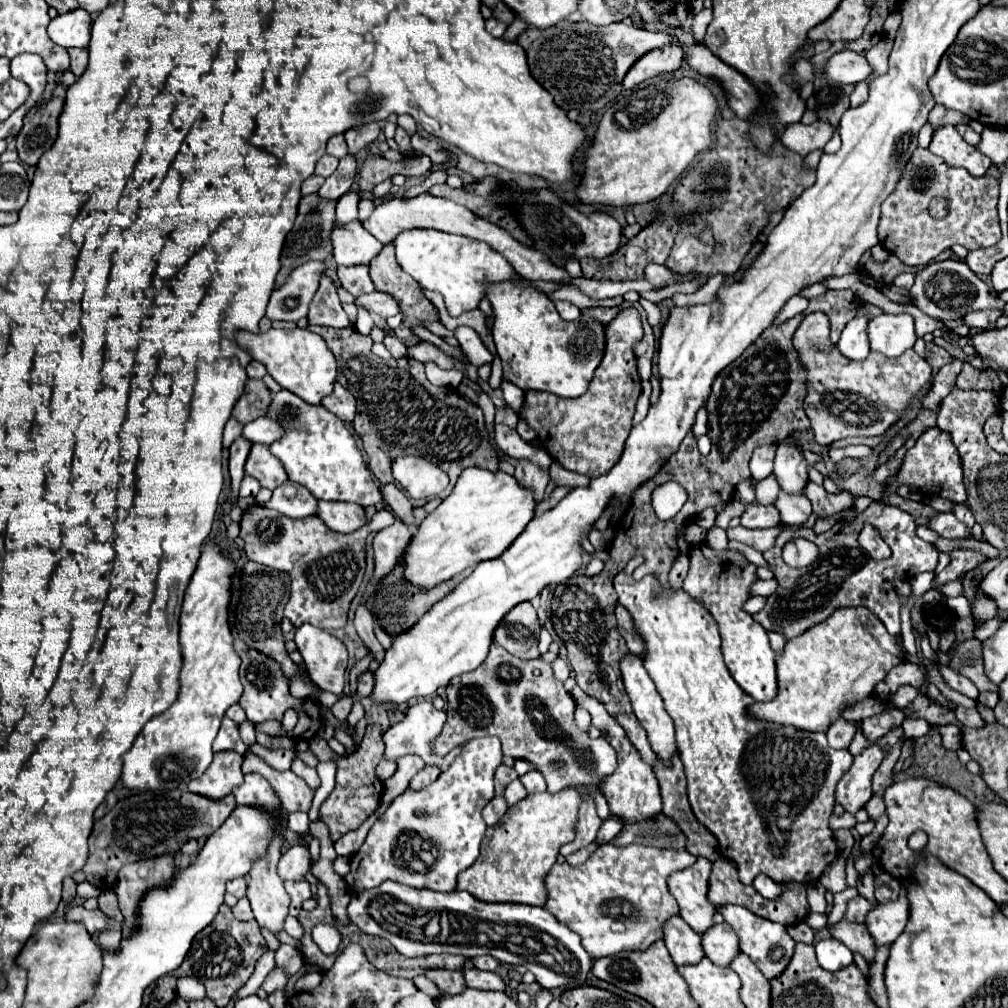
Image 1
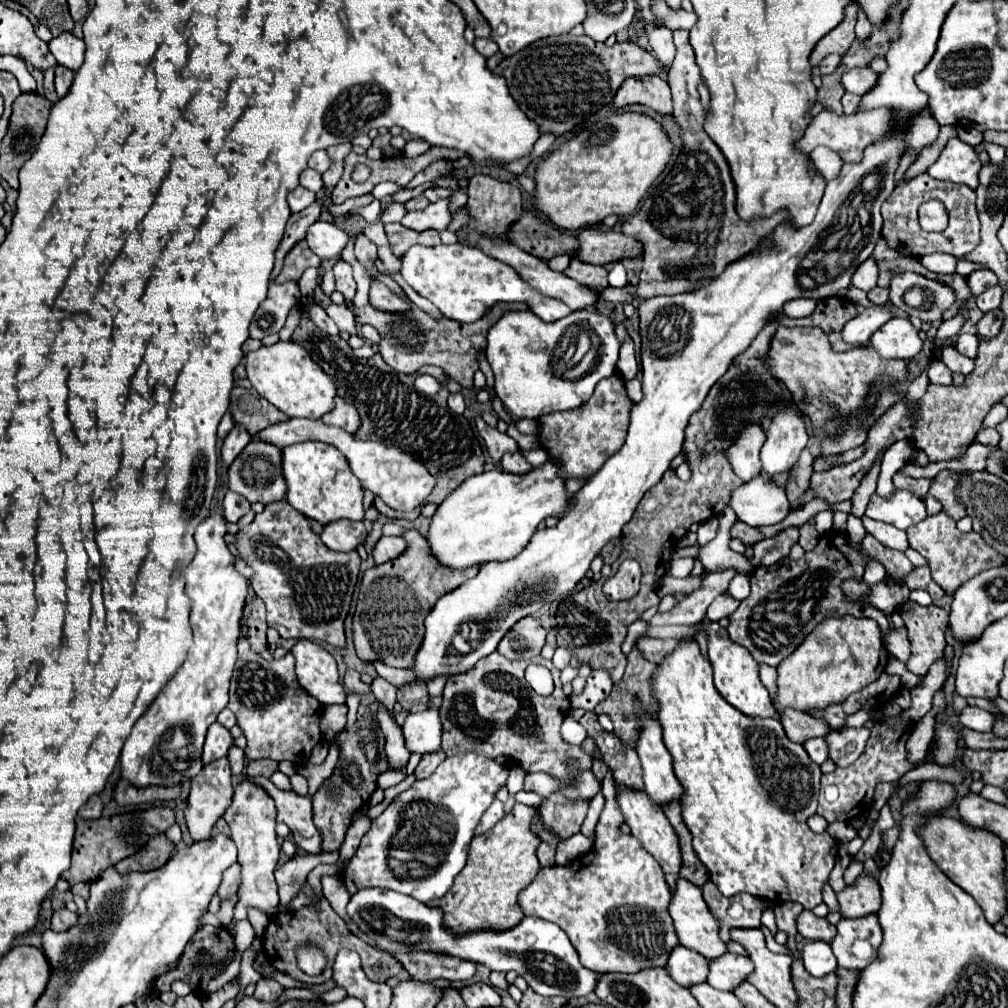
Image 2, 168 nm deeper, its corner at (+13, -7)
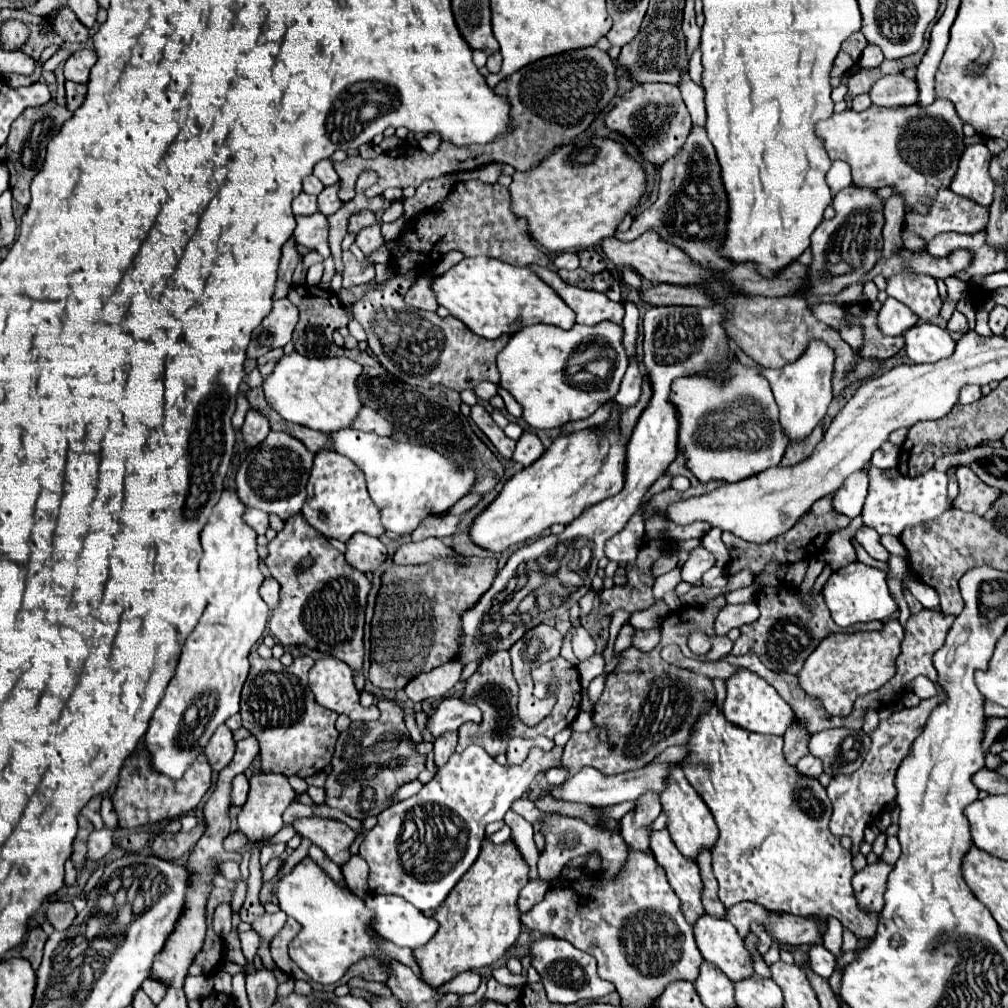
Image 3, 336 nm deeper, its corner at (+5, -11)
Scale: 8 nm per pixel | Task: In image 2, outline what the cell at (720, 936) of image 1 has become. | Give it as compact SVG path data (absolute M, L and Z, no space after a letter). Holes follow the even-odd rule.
M725 953L715 961L709 961L709 979L707 983L721 991L735 991L739 983L745 983L753 971L749 957L735 953Z

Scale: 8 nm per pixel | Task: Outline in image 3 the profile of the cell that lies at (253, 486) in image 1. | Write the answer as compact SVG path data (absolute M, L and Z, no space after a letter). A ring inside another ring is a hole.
M245 507L245 513L243 513L243 521L253 527L259 535L265 535L267 527L269 527L269 521L267 521L267 513L259 511L259 509L253 509L253 507Z

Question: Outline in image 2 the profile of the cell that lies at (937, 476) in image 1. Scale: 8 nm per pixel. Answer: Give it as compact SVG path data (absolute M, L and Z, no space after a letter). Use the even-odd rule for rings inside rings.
M941 471L933 479L933 485L931 485L931 491L929 491L933 497L937 497L941 501L943 511L955 521L959 521L959 519L963 519L967 515L965 507L959 503L957 495L955 495L959 479L961 479L961 475L955 473L955 471Z

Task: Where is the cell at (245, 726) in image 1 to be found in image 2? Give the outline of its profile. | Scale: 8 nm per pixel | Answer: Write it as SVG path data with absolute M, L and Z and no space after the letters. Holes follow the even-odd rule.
M231 747L229 749L229 761L231 761L231 773L237 777L237 775L241 775L243 771L245 771L245 753L239 749L239 747Z

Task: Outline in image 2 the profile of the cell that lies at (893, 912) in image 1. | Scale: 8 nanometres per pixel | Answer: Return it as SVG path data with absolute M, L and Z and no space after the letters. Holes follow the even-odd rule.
M867 915L859 919L841 919L837 925L837 935L831 941L839 967L859 971L865 965L869 965L877 955L881 939L883 933L877 915ZM855 943L867 943L869 949L857 951Z

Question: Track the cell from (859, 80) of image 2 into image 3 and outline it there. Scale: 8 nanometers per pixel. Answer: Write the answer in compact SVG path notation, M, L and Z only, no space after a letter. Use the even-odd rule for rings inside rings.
M901 73L881 77L869 91L871 101L881 107L891 105L913 105L917 103L915 79L907 79Z

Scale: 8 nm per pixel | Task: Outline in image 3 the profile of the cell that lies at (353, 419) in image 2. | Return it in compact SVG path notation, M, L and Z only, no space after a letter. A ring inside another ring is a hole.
M361 407L355 421L351 423L353 429L359 429L359 431L371 431L375 435L389 435L391 433L391 427L389 423L377 413L377 411L371 411L369 407Z

